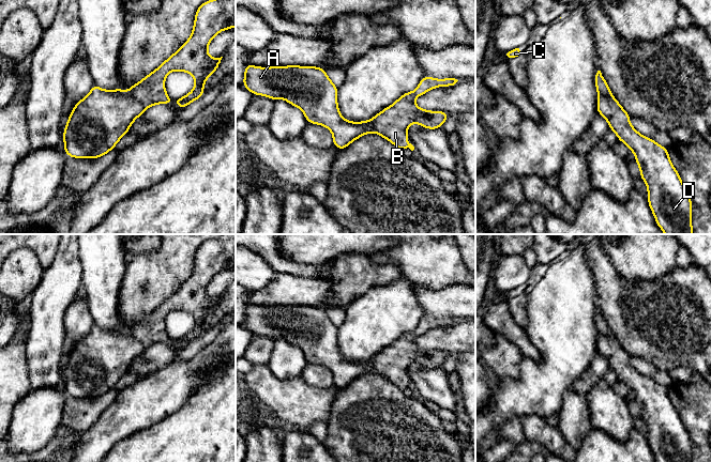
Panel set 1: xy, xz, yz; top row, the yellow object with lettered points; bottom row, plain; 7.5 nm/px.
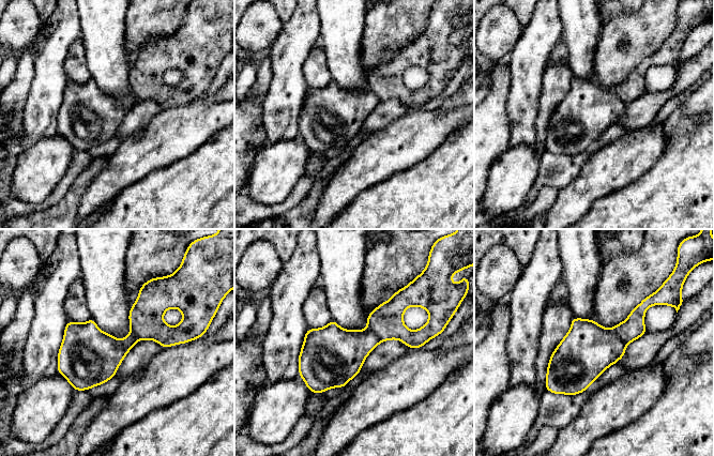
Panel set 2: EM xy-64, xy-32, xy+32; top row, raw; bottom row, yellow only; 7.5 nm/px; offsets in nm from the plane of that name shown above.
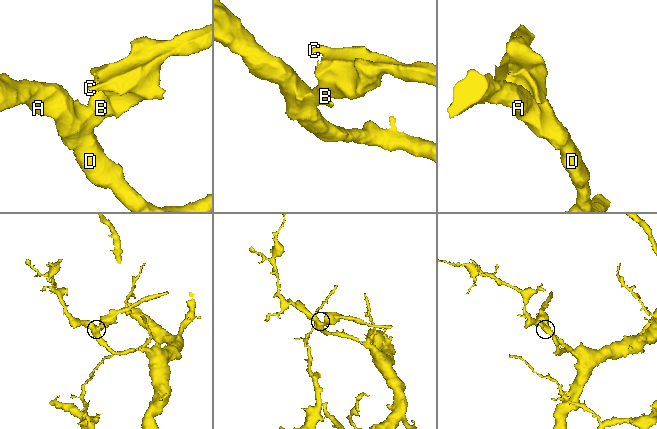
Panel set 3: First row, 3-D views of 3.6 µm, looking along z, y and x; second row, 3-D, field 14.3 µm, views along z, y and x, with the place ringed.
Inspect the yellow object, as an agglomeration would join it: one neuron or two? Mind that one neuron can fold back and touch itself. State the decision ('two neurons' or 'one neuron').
two neurons

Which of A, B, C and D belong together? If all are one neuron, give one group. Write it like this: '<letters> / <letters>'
A D / B C

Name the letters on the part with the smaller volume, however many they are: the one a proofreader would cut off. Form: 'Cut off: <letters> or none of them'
Cut off: B, C

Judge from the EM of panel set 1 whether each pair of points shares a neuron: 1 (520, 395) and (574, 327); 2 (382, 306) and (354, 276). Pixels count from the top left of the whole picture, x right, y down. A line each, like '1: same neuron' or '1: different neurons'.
1: same neuron
2: different neurons

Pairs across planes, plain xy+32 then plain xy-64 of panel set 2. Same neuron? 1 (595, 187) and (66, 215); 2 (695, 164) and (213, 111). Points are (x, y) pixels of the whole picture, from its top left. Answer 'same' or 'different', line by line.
1: different
2: different

